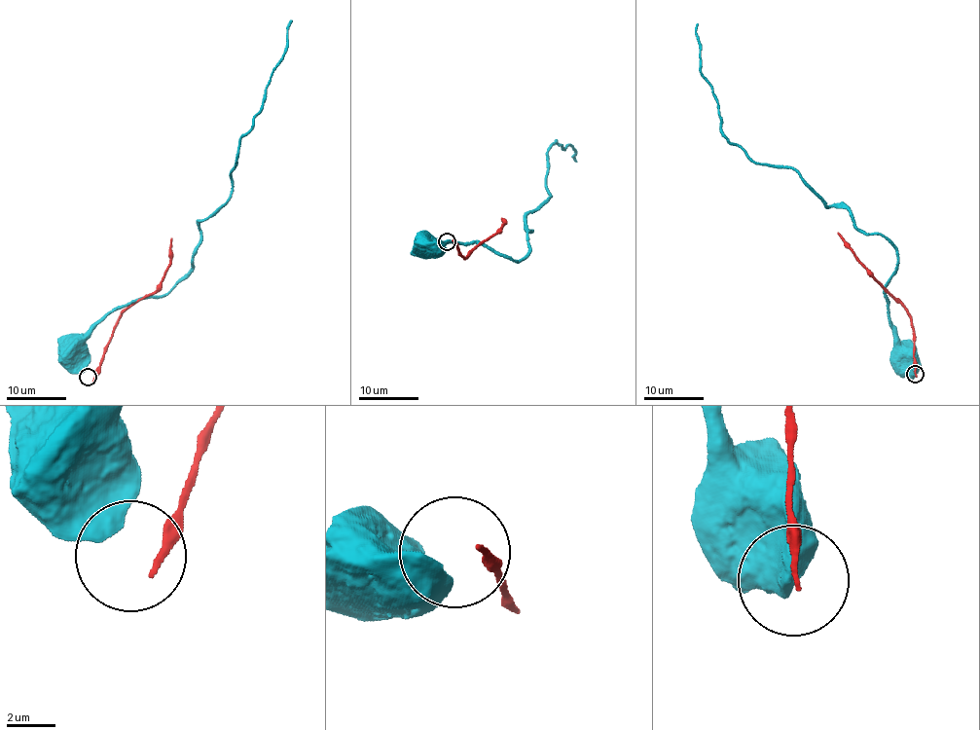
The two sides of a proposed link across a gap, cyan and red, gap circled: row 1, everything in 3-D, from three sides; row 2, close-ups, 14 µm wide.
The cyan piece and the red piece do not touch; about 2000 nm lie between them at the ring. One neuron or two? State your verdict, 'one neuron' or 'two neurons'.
two neurons

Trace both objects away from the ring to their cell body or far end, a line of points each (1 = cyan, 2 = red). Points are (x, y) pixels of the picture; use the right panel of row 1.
1: (914, 371), (914, 364), (904, 359), (907, 356)
2: (916, 373), (914, 333), (909, 315), (900, 302), (875, 280), (837, 234)

